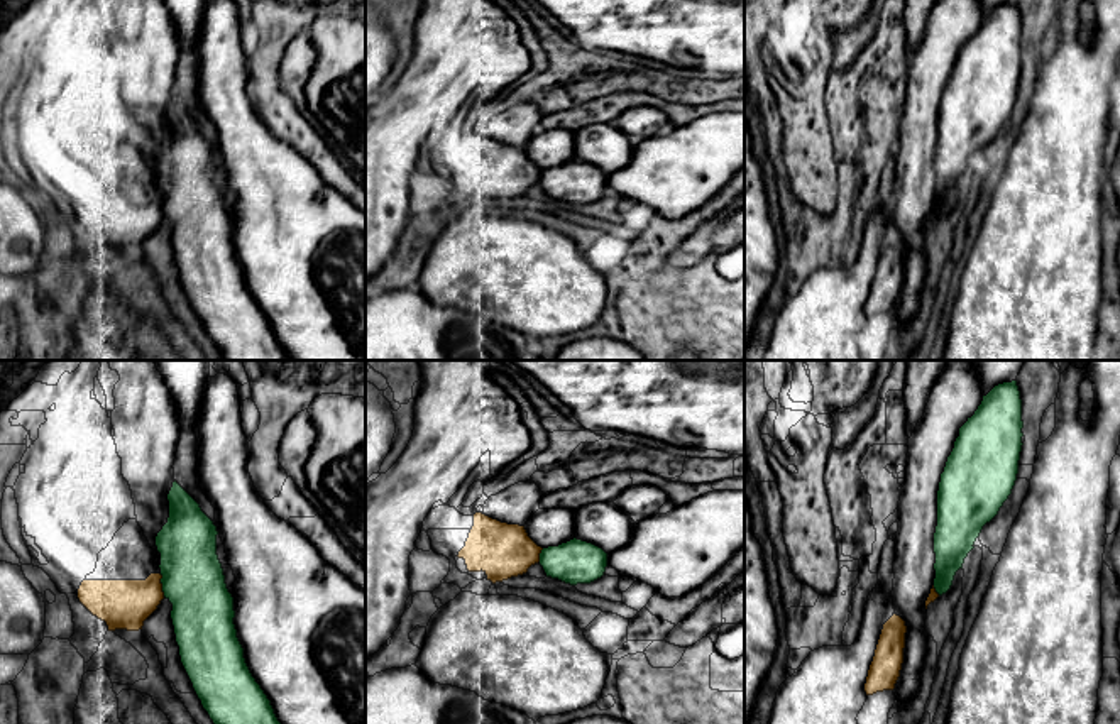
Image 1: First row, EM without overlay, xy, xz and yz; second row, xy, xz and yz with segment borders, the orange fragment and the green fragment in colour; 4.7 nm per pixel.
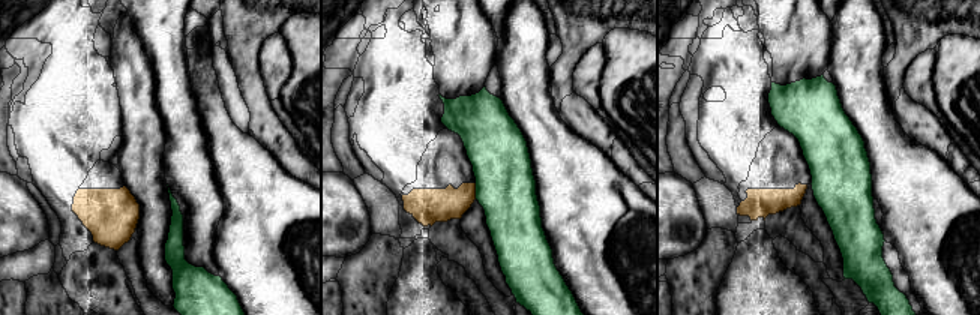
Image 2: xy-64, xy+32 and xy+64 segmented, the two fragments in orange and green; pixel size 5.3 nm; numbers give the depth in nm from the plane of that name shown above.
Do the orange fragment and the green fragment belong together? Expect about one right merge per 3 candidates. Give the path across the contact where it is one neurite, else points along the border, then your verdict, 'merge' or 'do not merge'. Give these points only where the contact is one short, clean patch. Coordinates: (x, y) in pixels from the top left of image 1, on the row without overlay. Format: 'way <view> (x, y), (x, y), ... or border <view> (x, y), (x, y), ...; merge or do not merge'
do not merge

